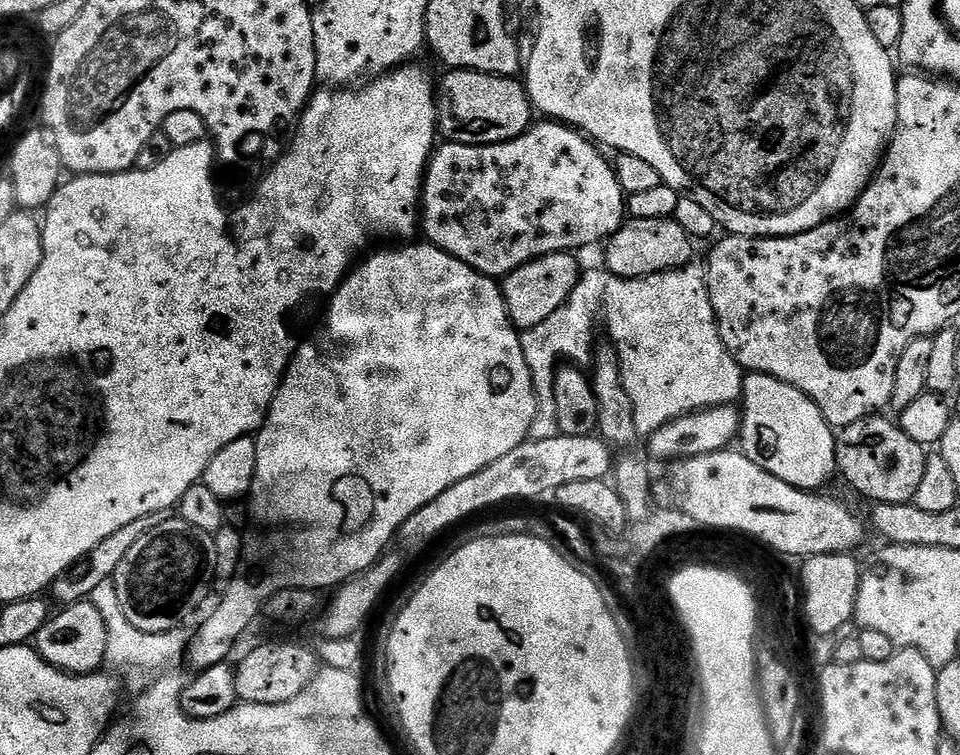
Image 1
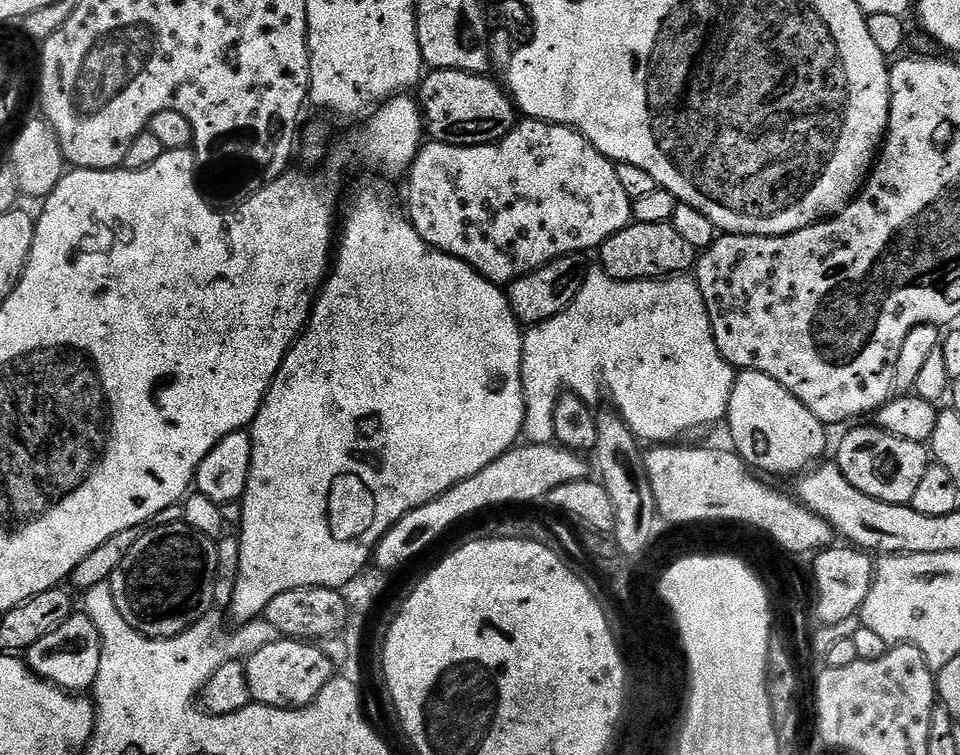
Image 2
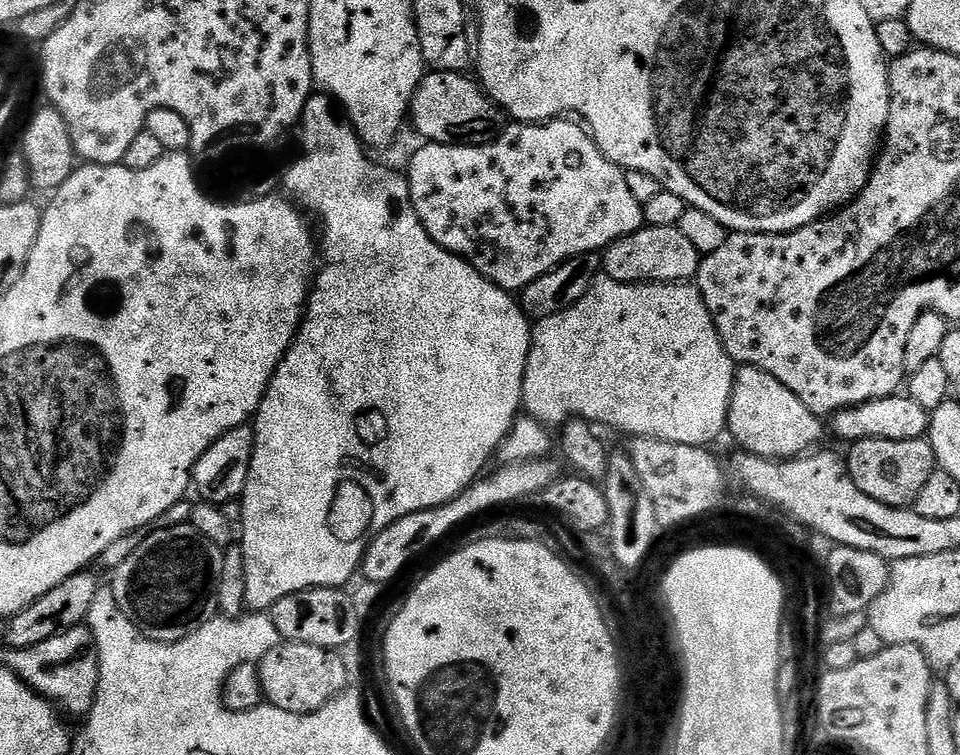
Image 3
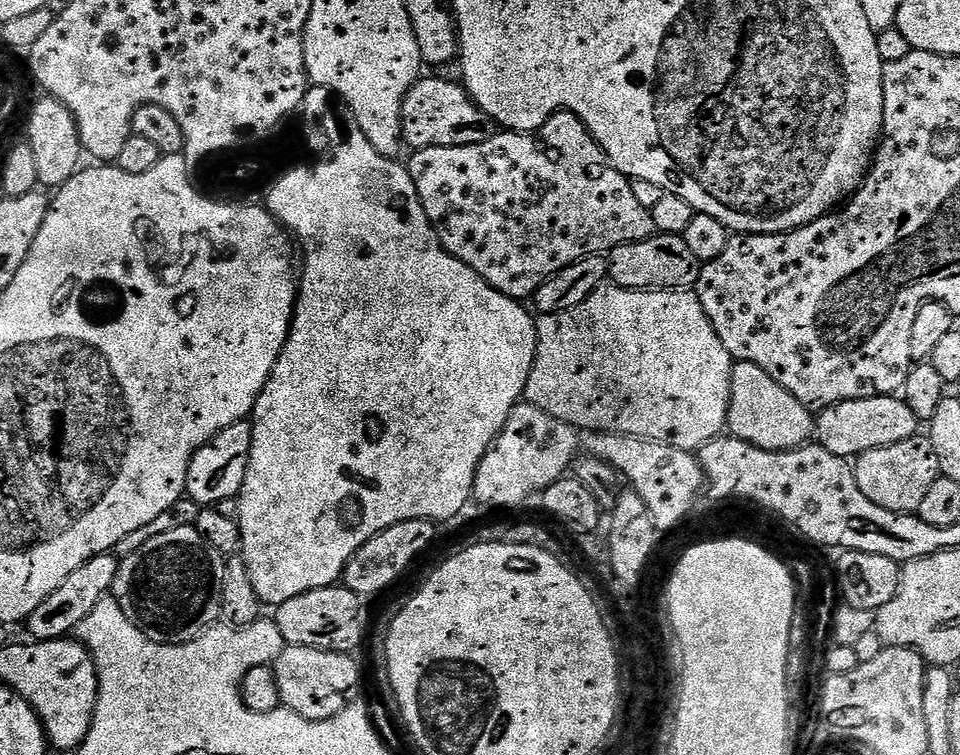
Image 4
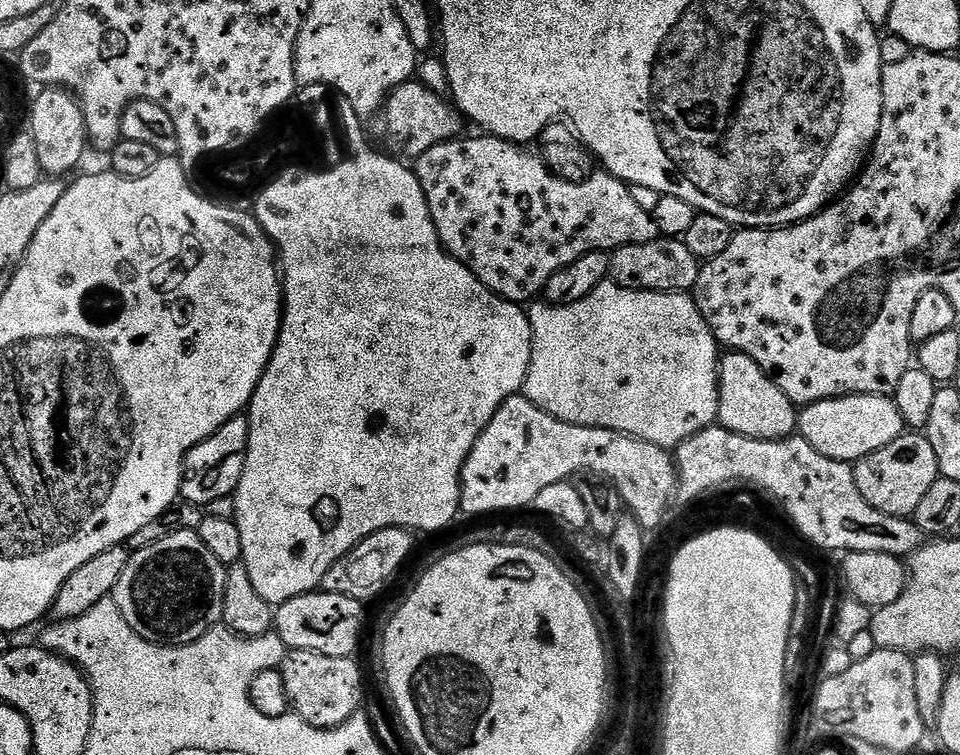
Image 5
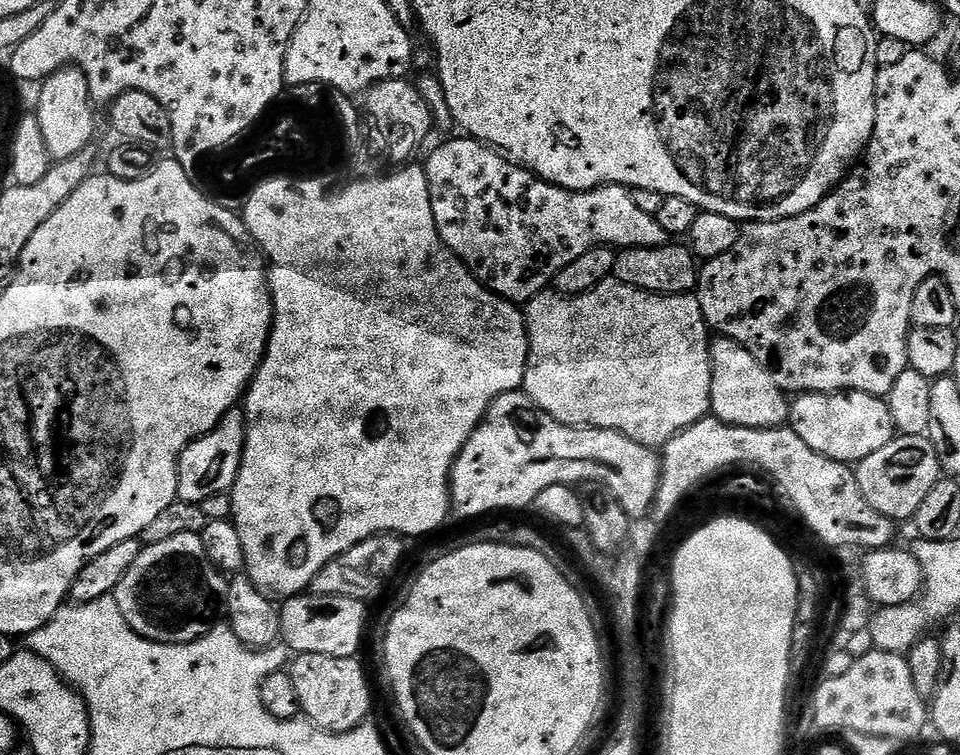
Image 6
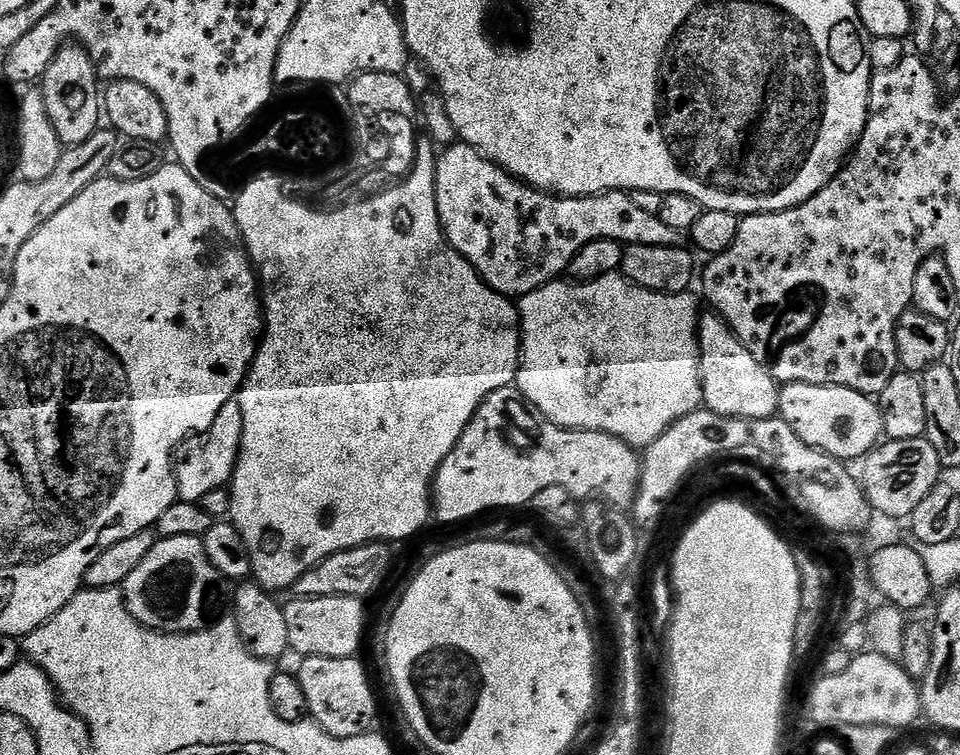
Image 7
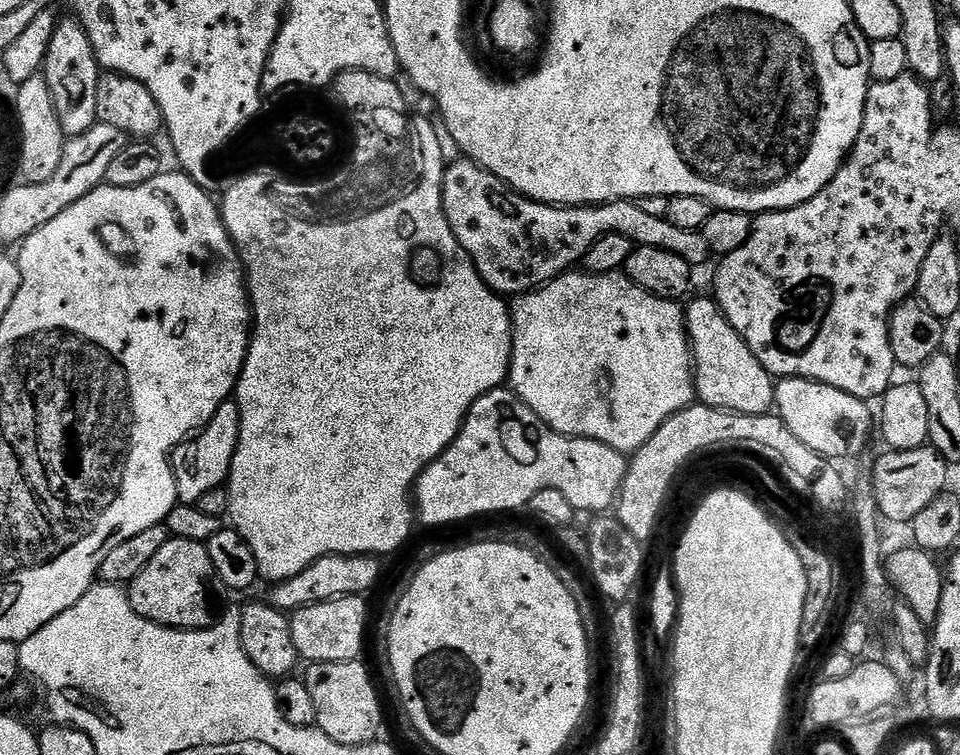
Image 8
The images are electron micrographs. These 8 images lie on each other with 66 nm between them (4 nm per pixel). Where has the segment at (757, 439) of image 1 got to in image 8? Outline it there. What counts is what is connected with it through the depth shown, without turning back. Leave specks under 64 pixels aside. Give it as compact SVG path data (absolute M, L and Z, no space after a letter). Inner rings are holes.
M700 296L691 300L684 308L684 325L688 331L688 344L692 347L692 370L699 403L719 408L721 412L772 412L776 399L774 377L764 369L762 362L758 362L758 358L754 358L750 346L746 346L738 330L730 326L715 299Z

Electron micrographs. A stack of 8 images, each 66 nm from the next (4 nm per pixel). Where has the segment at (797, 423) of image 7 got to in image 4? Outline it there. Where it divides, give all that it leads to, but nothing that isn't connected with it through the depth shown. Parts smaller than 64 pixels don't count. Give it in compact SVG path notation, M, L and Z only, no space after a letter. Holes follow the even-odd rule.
M899 395L875 396L835 404L823 409L814 420L815 439L830 454L845 458L861 456L866 450L878 446L894 446L906 438L917 435L918 421L914 410Z

